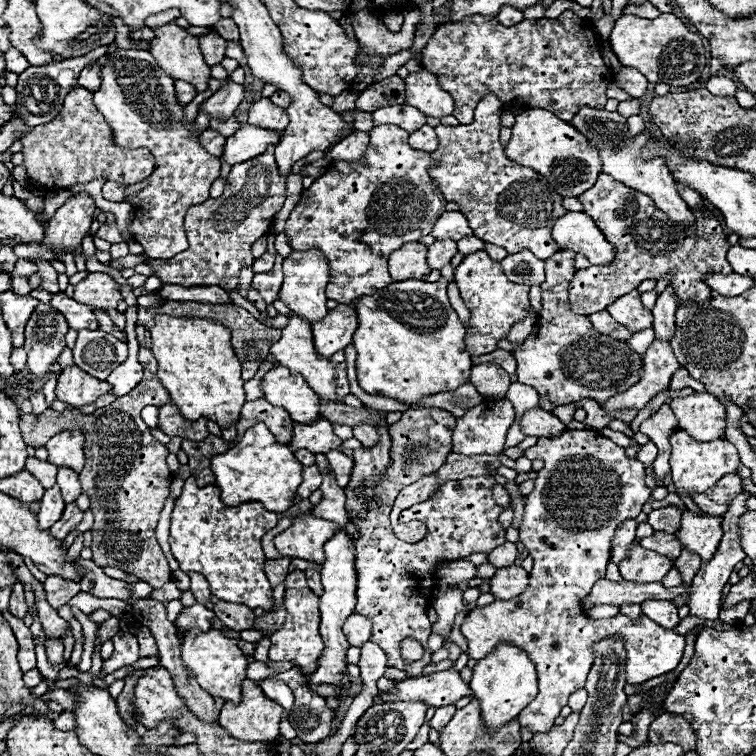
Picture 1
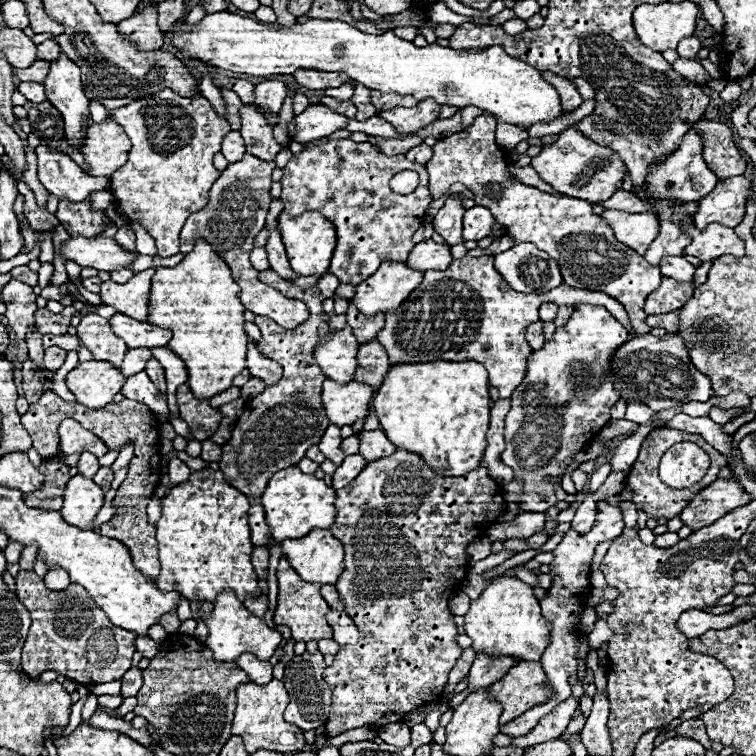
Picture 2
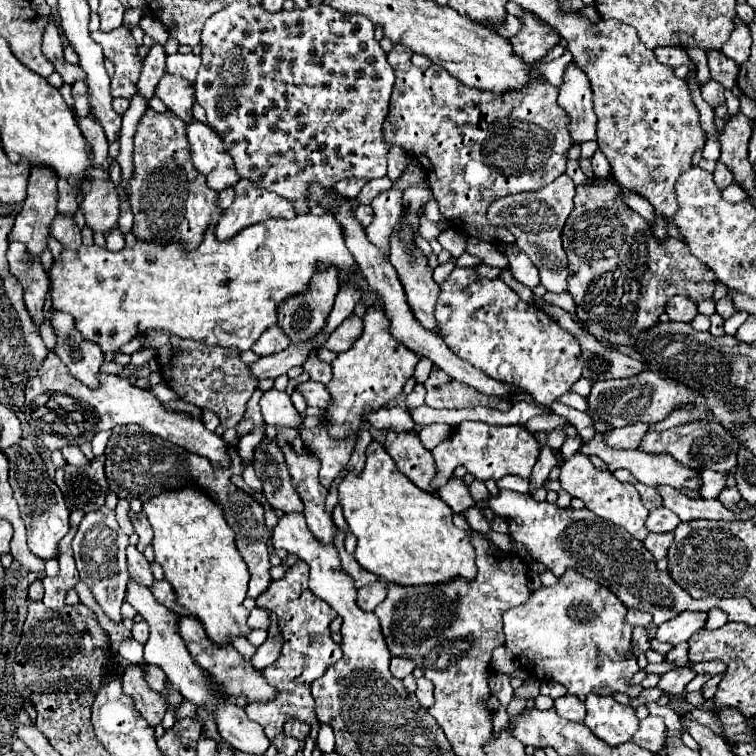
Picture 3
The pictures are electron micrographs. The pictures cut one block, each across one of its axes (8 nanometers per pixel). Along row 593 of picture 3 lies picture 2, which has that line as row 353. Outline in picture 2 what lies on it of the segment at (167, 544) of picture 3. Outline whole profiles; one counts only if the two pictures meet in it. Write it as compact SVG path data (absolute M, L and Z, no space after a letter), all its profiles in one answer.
M198 240L194 250L184 256L174 268L156 268L148 304L148 324L172 330L168 348L186 364L188 386L198 400L212 398L232 386L232 380L246 368L246 330L244 330L244 306L238 298L240 288L234 284L226 262L204 242Z

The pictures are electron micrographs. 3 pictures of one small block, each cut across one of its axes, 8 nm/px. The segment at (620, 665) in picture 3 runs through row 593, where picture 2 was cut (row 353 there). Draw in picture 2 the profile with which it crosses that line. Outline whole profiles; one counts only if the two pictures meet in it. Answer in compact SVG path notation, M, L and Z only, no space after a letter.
M576 304L568 324L558 328L554 340L546 342L540 350L530 354L528 372L524 382L512 394L512 408L506 416L506 450L502 452L504 464L514 468L514 478L524 480L524 494L520 504L528 512L546 512L558 500L554 496L554 486L546 482L546 476L564 476L570 458L580 452L608 422L610 408L618 402L620 394L614 390L614 380L610 374L610 358L614 350L628 340L628 330L604 308L592 304Z

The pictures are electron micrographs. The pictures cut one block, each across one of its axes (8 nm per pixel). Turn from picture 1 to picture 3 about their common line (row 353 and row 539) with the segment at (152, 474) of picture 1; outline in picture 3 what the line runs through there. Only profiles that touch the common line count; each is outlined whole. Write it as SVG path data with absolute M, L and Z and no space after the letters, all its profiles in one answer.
M130 512L130 518L132 518L132 524L134 524L136 534L140 536L136 548L138 548L140 552L144 552L144 548L152 542L152 528L150 528L150 524L148 524L148 520L146 520L144 514L134 514L134 512Z

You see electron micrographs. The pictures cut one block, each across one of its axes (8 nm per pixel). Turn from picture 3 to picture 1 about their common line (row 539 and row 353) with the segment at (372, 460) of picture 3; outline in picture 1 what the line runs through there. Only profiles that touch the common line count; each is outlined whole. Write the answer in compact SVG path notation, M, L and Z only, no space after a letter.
M440 278L438 282L402 280L402 282L392 282L370 296L360 296L352 300L358 314L358 328L352 336L352 344L358 354L356 374L362 390L366 390L368 394L380 394L380 396L396 398L406 404L414 404L416 400L420 400L420 396L452 392L468 382L472 362L464 346L466 328L460 324L454 308L448 302L446 286L448 284L444 278Z

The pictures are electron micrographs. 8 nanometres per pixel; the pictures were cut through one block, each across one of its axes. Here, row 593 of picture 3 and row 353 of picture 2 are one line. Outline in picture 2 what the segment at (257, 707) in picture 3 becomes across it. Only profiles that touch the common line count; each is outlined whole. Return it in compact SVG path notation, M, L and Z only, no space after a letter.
M272 270L260 272L258 278L260 278L260 282L276 288L284 296L304 300L304 304L308 304L308 312L310 312L308 320L292 330L284 329L270 318L255 316L254 323L262 335L258 342L258 348L264 356L276 360L284 368L284 374L278 384L266 386L266 390L262 394L244 402L244 412L236 420L230 440L222 446L222 460L218 462L220 470L226 476L226 482L250 498L248 518L250 518L250 528L252 528L252 544L256 548L270 550L272 544L268 544L268 540L274 542L274 538L272 538L272 530L266 524L260 496L266 488L268 476L272 476L272 472L276 472L280 468L288 468L288 464L298 464L306 456L306 450L320 442L324 428L328 428L328 418L326 418L326 412L324 412L322 400L320 400L322 382L326 380L326 376L320 370L320 366L314 362L312 352L314 352L318 340L324 334L332 332L334 328L328 326L328 316L322 312L324 298L316 286L302 290L302 288L286 282Z

